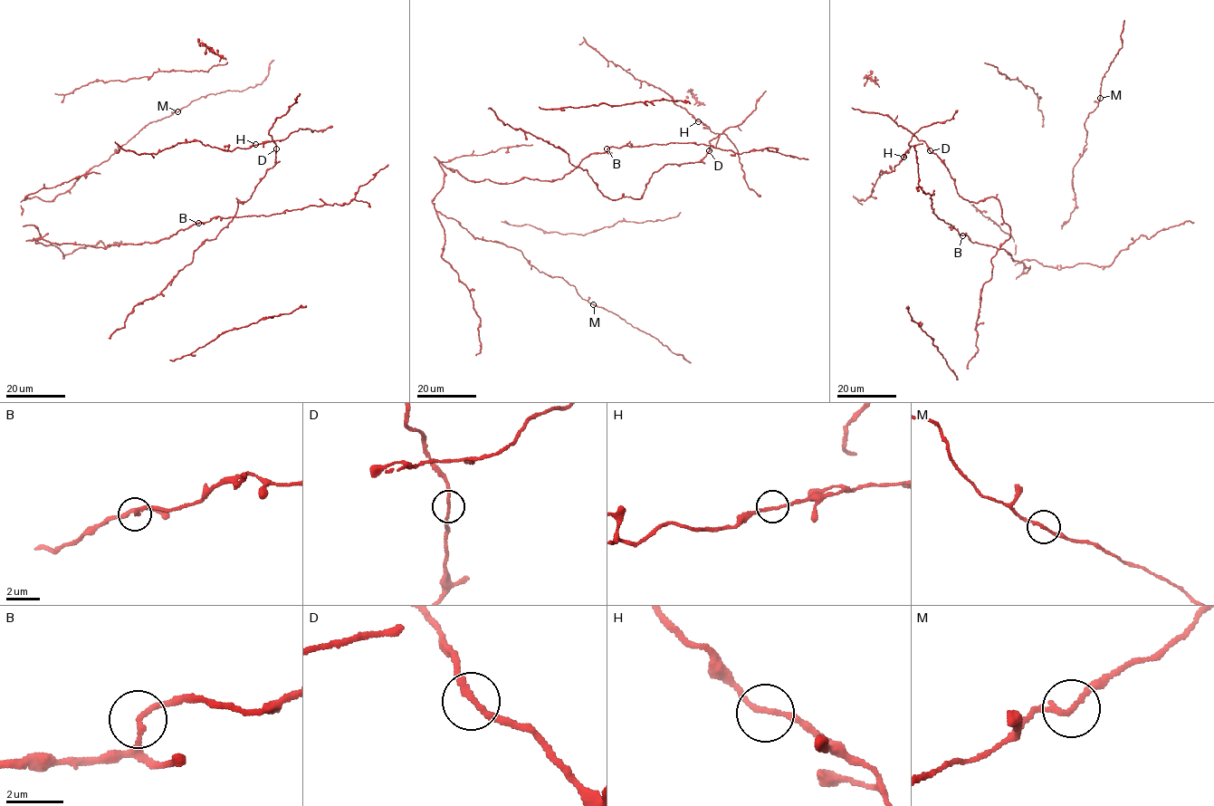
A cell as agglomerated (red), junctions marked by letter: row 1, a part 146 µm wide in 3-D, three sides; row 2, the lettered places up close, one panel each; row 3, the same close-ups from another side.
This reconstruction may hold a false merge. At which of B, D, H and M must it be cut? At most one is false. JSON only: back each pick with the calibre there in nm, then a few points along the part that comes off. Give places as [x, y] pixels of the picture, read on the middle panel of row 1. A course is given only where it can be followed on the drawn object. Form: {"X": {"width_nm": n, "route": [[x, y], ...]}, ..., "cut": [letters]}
{"cut": []}

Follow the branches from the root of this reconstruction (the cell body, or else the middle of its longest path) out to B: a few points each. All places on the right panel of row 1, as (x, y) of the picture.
B: (1023, 262), (1012, 260), (1011, 255), (1004, 249), (972, 242), (965, 234), (962, 235)

